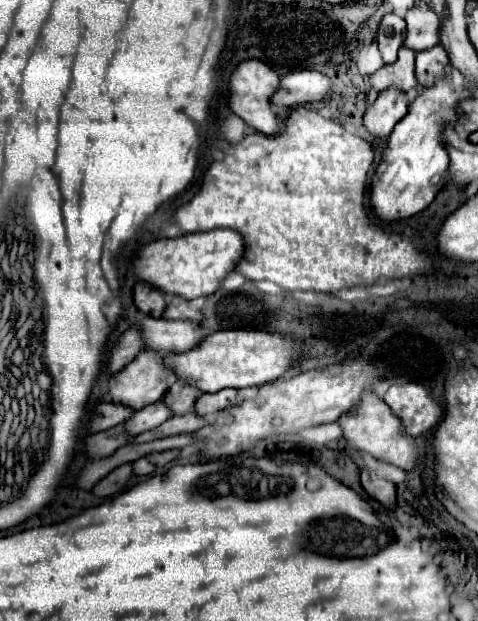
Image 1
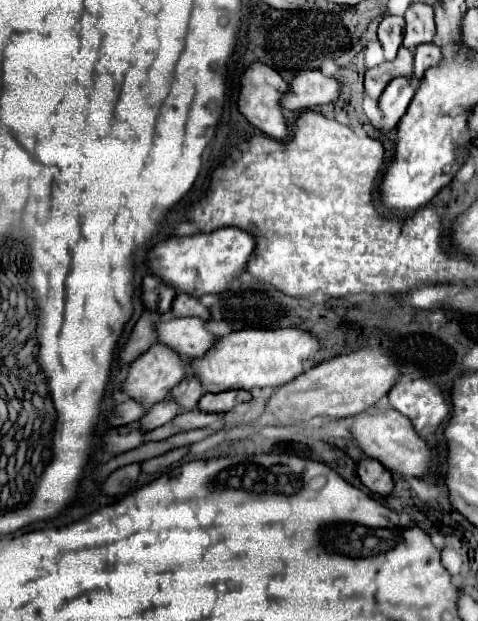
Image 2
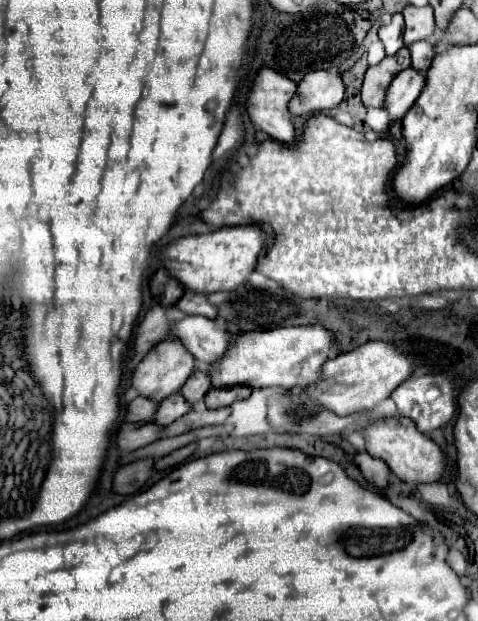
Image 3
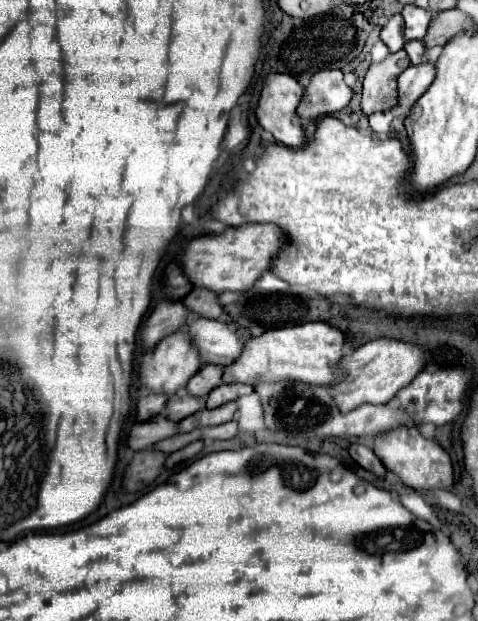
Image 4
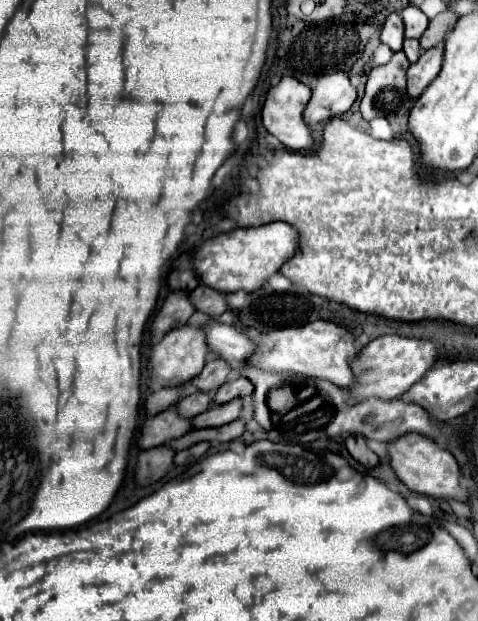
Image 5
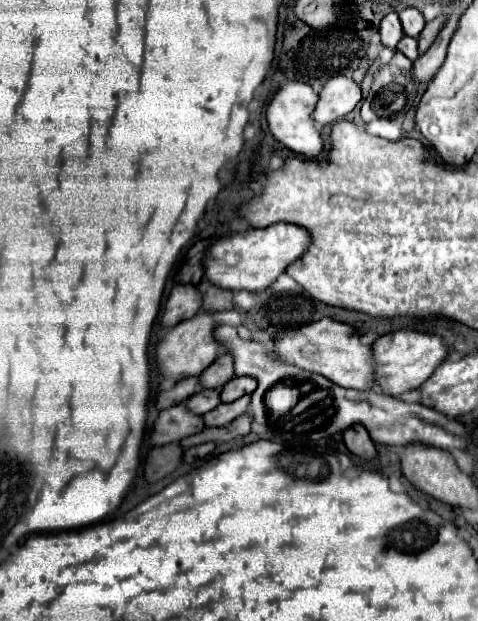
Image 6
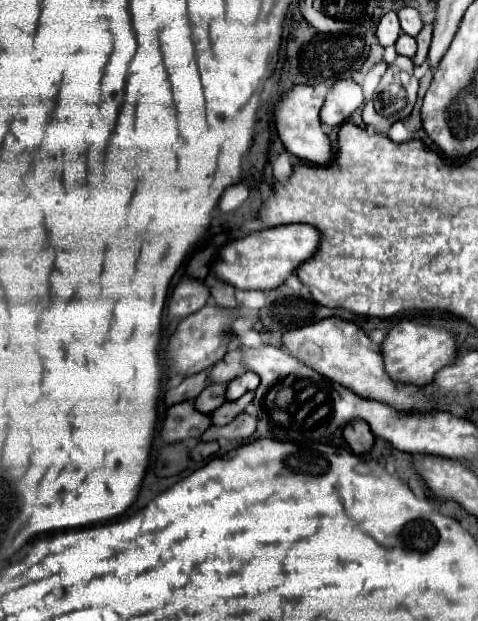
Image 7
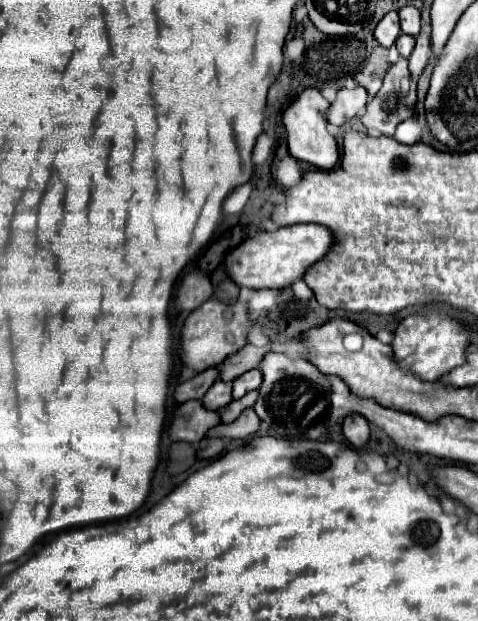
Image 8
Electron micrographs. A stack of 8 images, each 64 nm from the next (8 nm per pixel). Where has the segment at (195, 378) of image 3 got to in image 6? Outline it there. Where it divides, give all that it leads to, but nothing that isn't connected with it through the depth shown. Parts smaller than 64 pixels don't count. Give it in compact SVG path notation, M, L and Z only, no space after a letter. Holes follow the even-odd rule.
M224 354L216 358L214 364L210 364L202 374L200 382L204 388L218 388L224 386L228 380L234 378L234 360L230 354Z

